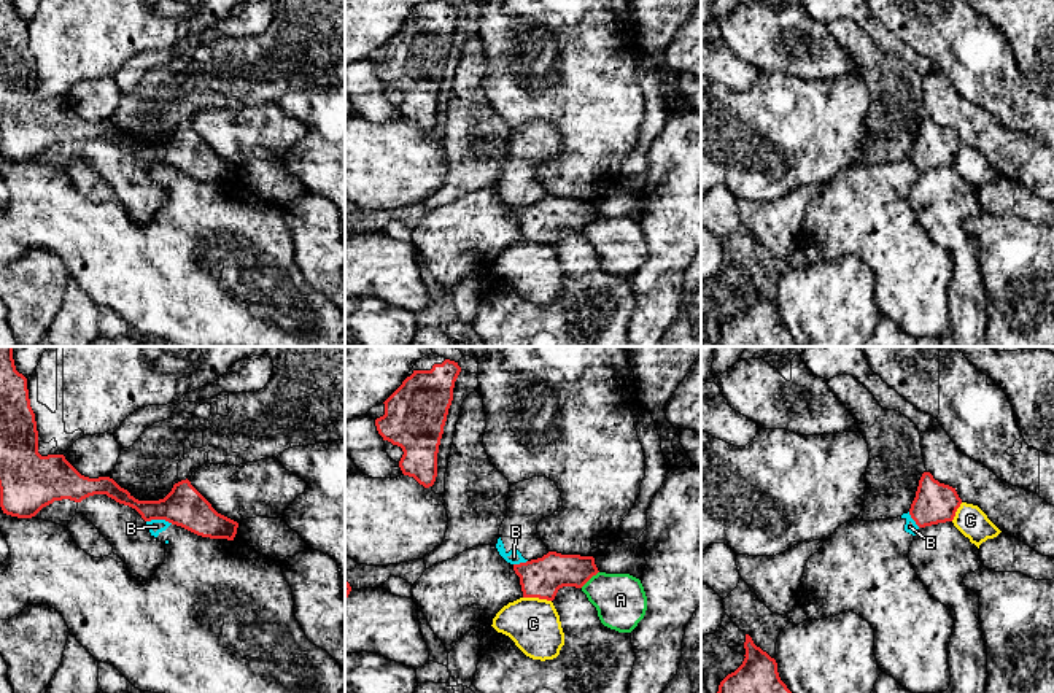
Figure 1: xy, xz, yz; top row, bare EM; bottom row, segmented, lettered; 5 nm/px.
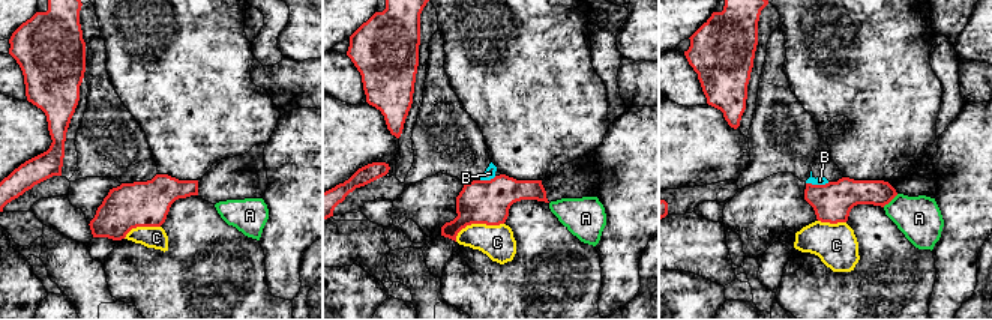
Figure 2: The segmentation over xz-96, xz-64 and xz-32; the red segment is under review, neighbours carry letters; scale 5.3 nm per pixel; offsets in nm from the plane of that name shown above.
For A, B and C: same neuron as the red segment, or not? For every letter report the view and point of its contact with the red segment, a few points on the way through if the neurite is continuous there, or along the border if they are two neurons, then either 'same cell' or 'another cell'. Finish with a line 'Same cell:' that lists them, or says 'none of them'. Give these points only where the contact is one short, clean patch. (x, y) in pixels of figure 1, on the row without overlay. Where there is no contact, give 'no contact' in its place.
A: xz (588, 223) | along xz (598, 215), (581, 231) | another cell
B: xy (159, 162) | along xy (147, 164), (167, 164), (172, 167) | another cell
C: xz (538, 240) | along xz (523, 240), (538, 240), (550, 245) | another cell
Same cell: none of them

